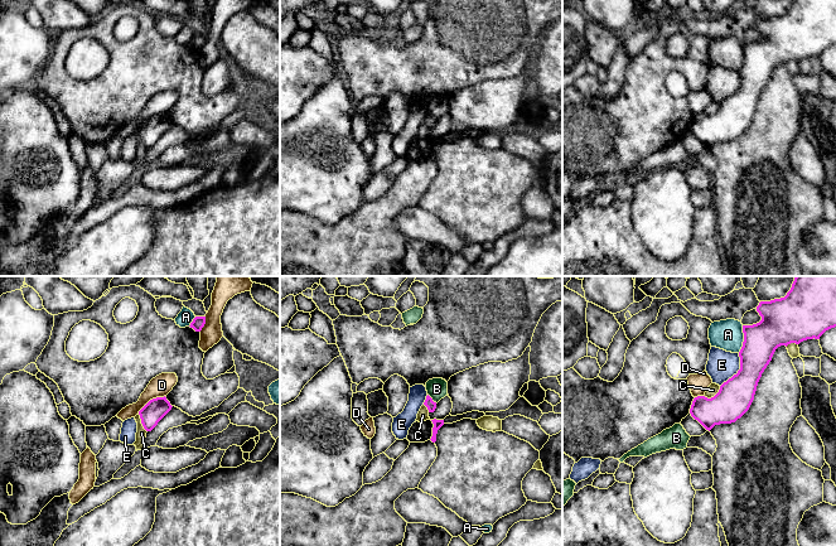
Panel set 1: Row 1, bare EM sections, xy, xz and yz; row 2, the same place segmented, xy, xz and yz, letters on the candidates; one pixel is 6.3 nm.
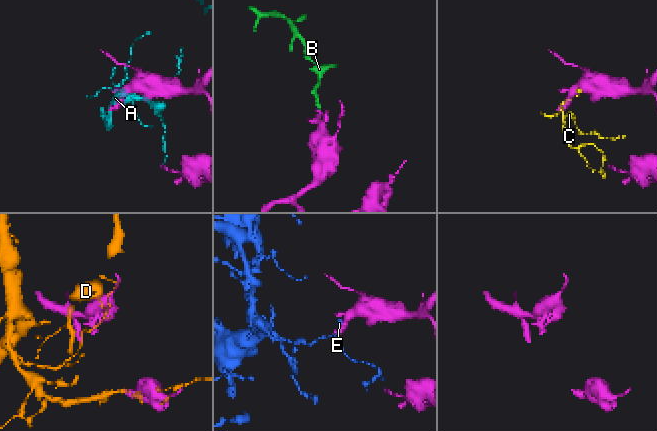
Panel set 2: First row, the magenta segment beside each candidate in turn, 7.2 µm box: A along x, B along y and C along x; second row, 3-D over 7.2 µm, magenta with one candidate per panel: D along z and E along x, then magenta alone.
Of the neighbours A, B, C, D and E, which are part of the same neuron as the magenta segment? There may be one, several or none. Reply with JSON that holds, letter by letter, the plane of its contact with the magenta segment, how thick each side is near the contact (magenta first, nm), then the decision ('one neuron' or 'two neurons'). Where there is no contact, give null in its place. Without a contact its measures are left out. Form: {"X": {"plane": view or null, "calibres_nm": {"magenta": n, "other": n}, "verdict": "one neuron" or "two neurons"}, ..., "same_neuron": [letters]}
{"A": {"plane": "yz", "calibres_nm": {"magenta": 260, "other": 190}, "verdict": "two neurons"}, "B": {"plane": "xz", "calibres_nm": {"magenta": 60, "other": 130}, "verdict": "two neurons"}, "C": {"plane": "yz", "calibres_nm": {"magenta": 220, "other": 70}, "verdict": "two neurons"}, "D": {"plane": "xy", "calibres_nm": {"magenta": 140, "other": 140}, "verdict": "two neurons"}, "E": {"plane": "yz", "calibres_nm": {"magenta": 220, "other": 190}, "verdict": "two neurons"}, "same_neuron": []}

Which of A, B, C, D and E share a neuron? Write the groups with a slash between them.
A / B / C / D / E

